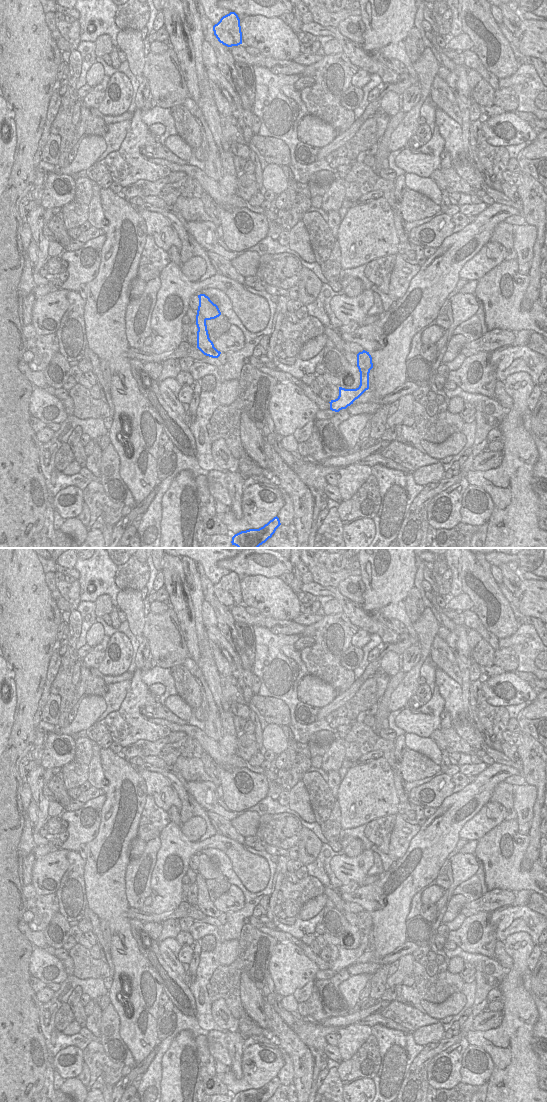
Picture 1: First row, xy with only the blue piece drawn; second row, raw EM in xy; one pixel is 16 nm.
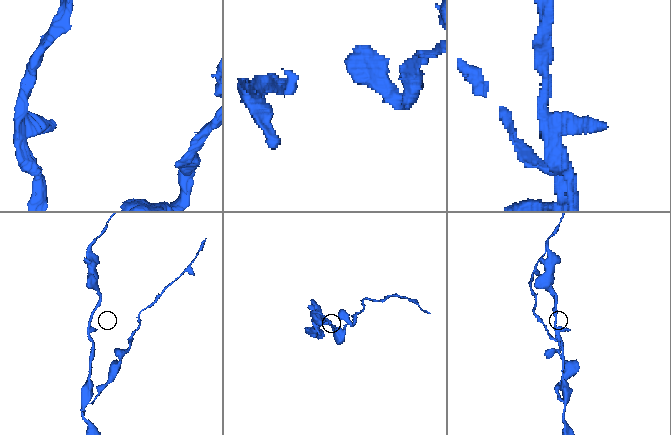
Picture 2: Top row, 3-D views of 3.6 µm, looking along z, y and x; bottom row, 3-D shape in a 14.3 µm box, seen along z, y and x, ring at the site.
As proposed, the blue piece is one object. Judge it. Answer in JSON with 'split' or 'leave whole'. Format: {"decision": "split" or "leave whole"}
{"decision": "leave whole"}

